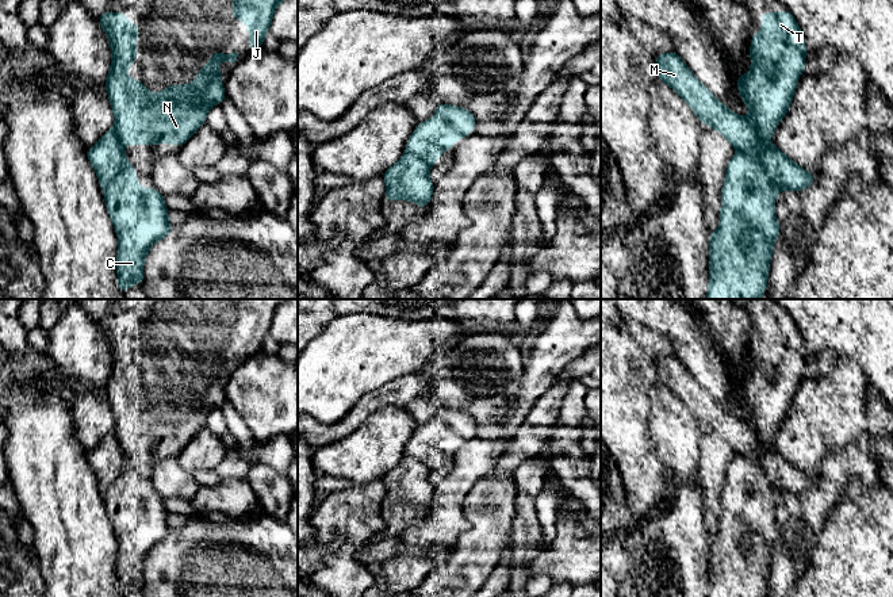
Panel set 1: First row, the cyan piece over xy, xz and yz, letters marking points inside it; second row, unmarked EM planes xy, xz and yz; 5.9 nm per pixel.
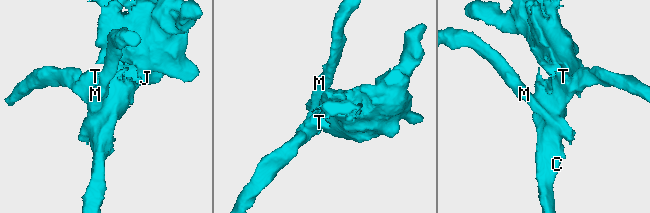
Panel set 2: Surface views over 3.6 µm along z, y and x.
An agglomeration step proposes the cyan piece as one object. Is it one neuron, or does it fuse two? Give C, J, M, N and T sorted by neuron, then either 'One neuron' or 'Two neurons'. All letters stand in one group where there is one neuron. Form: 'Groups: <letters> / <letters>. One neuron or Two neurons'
Groups: C J N T / M. Two neurons

